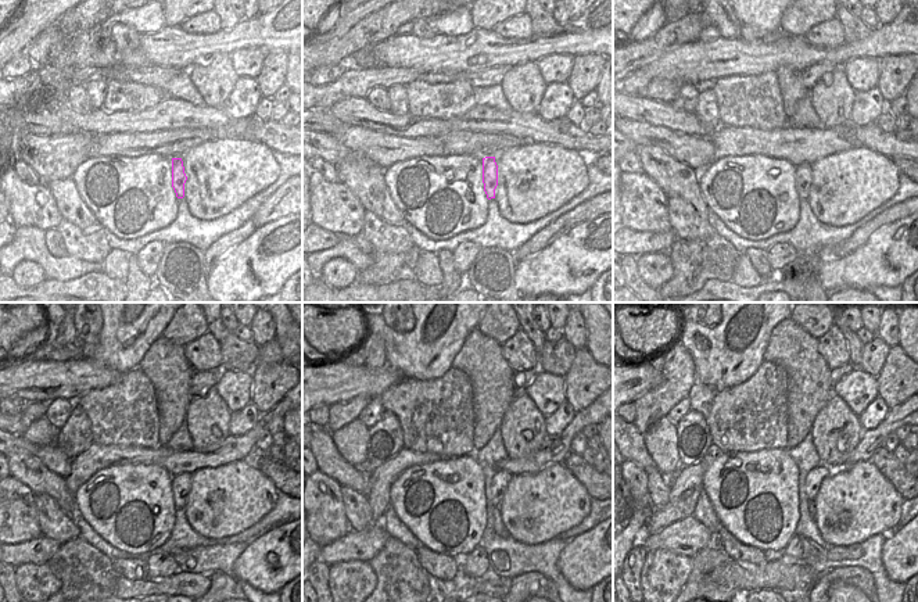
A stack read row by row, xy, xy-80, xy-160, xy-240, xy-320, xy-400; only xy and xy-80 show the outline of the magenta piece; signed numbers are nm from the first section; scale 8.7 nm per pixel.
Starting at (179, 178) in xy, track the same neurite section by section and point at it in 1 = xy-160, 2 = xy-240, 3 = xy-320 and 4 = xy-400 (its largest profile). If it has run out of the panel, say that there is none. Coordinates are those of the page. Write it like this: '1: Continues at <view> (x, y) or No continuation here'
1: Continues at xy-160 (803, 172)
2: Continues at xy-240 (180, 484)
3: Continues at xy-320 (501, 479)
4: Continues at xy-400 (813, 482).

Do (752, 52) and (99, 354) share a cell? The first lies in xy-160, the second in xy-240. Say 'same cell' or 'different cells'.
different cells

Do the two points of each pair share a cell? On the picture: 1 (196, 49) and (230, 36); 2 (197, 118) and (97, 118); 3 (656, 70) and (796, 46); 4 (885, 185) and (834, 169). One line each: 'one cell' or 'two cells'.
1: one cell
2: one cell
3: one cell
4: one cell

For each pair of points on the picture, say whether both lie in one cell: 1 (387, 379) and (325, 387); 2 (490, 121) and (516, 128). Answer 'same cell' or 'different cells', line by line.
1: same cell
2: same cell

